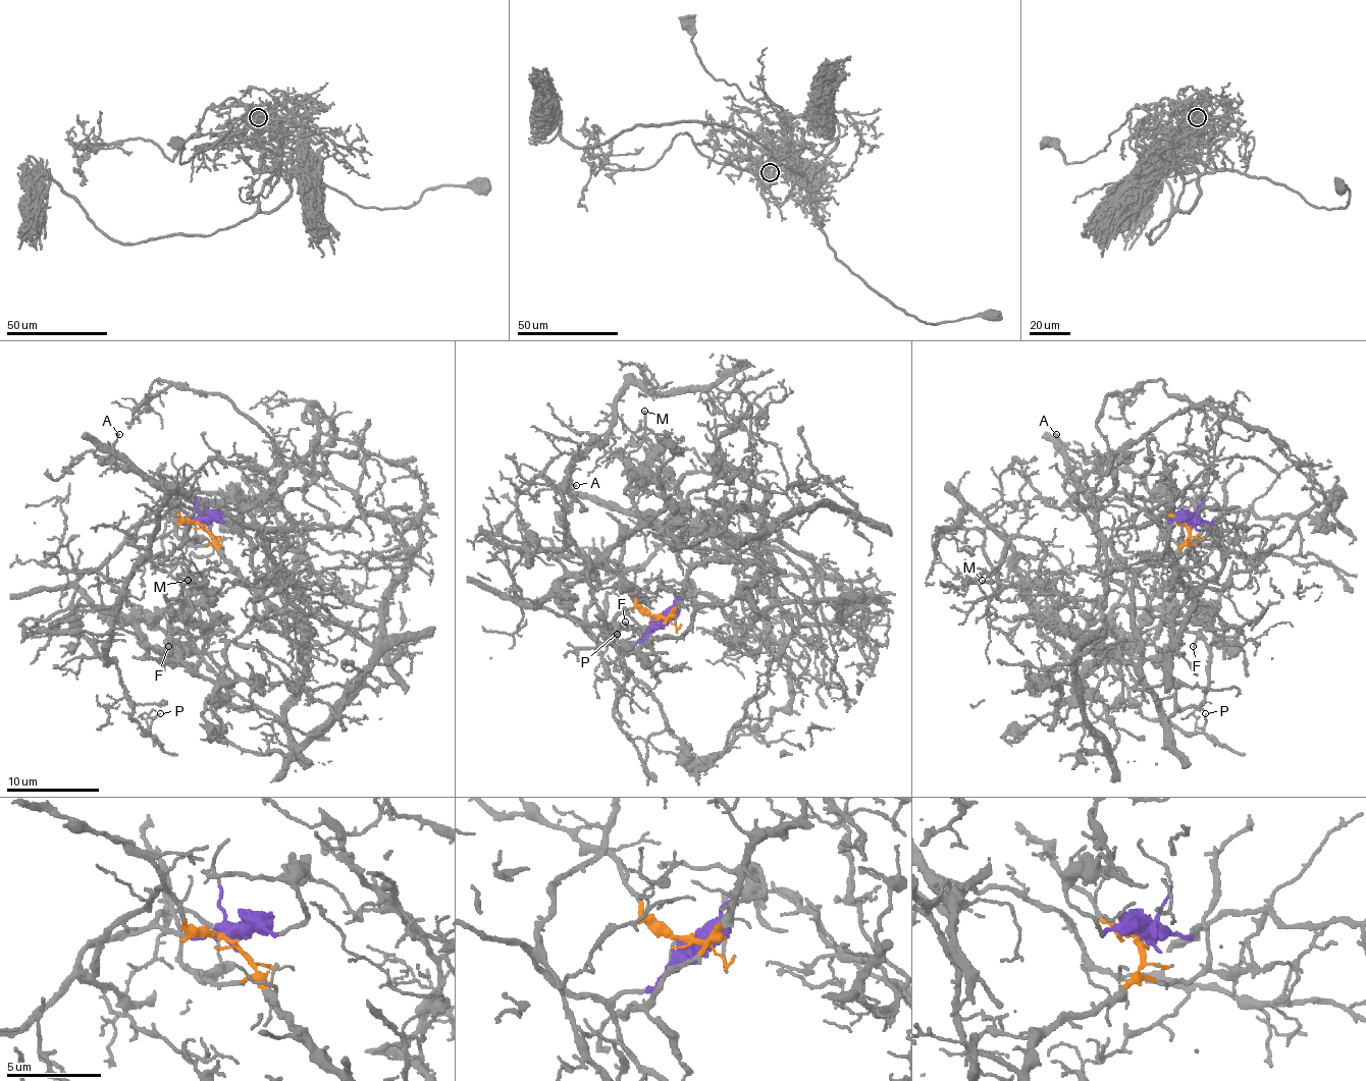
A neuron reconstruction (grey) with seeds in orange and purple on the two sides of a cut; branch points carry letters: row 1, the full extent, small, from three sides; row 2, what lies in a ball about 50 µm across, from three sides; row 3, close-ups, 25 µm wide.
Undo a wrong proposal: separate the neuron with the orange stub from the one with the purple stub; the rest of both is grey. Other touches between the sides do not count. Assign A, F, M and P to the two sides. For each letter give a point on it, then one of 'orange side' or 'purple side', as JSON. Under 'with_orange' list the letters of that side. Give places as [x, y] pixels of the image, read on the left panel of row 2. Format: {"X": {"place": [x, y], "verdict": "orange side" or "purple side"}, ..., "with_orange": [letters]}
{"A": {"place": [119, 434], "verdict": "orange side"}, "F": {"place": [168, 646], "verdict": "orange side"}, "M": {"place": [188, 580], "verdict": "purple side"}, "P": {"place": [160, 713], "verdict": "purple side"}, "with_orange": ["A", "F"]}

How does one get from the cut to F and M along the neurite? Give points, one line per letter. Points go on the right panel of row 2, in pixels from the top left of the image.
F: (1188, 524), (1188, 538), (1132, 589), (1143, 684), (1166, 718), (1204, 698), (1208, 644), (1194, 633), (1192, 647)
M: (1188, 524), (1217, 520), (1122, 647), (1104, 642), (1090, 603), (1041, 582), (981, 580)

